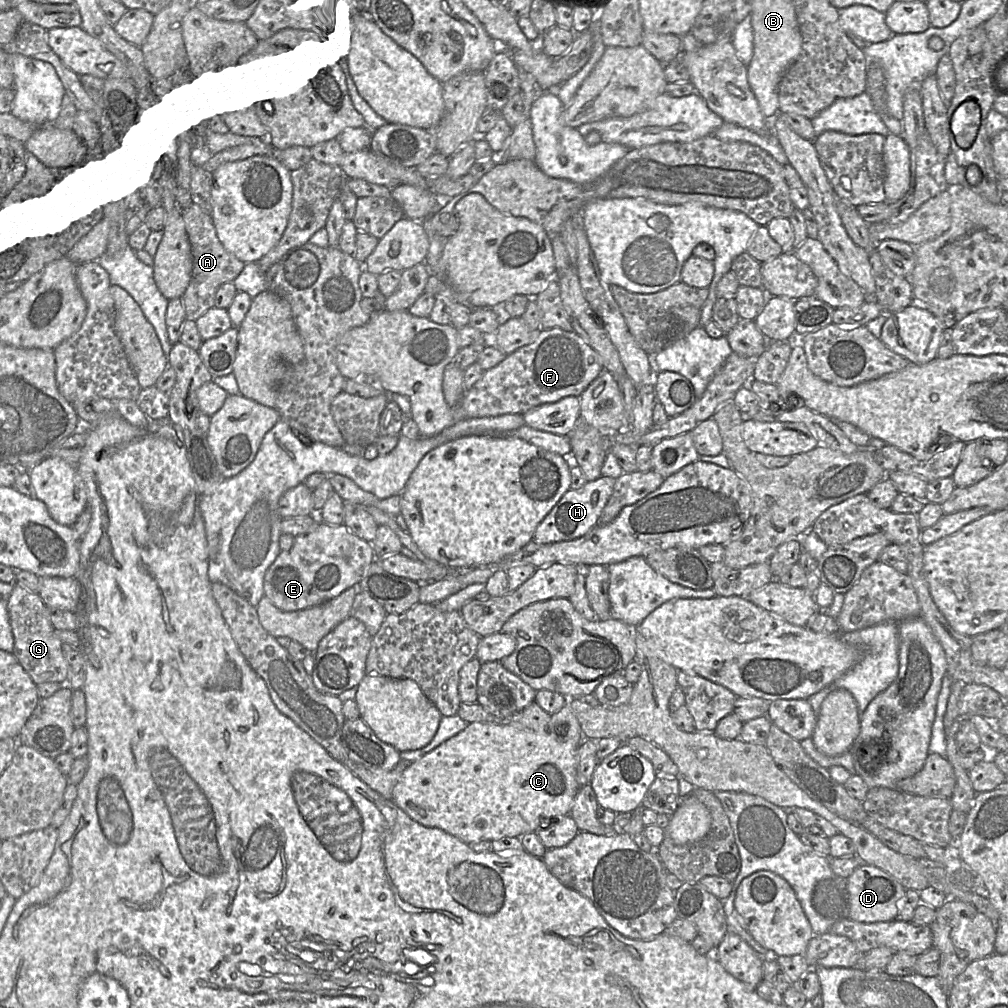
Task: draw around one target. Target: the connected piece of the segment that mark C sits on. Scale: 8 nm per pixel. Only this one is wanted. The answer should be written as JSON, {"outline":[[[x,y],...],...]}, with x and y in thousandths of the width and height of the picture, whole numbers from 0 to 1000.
{"outline":[[[465,717],[457,726],[407,756],[390,782],[388,794],[416,817],[438,822],[462,837],[519,829],[533,824],[537,813],[565,809],[575,782],[571,774],[573,741],[556,736],[544,724]]]}

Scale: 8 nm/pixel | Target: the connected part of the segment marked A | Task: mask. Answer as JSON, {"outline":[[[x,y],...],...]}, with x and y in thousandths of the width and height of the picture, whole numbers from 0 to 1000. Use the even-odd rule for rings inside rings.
{"outline":[[[186,188],[174,194],[174,206],[181,222],[186,241],[185,286],[180,293],[183,314],[193,318],[212,305],[215,285],[229,280],[238,270],[238,258],[222,247],[210,228],[202,205],[199,205]]]}

